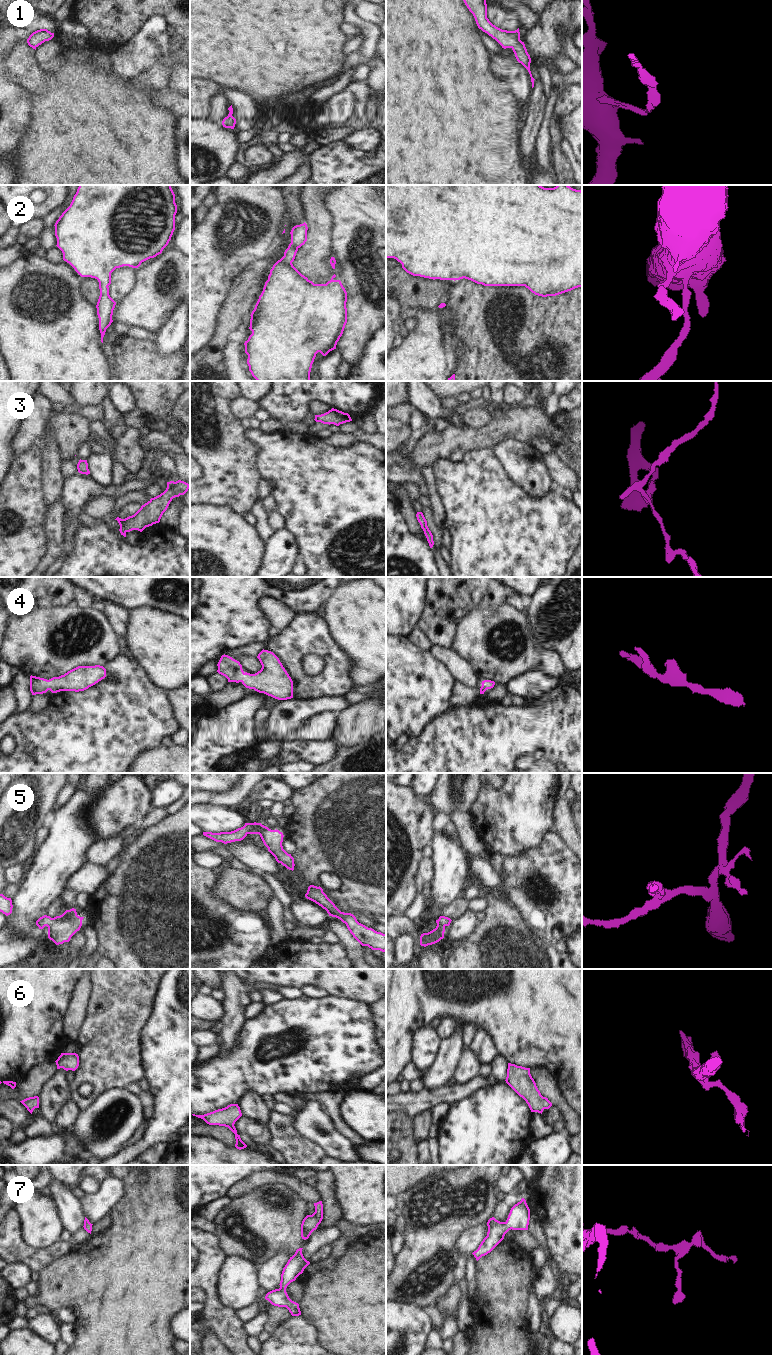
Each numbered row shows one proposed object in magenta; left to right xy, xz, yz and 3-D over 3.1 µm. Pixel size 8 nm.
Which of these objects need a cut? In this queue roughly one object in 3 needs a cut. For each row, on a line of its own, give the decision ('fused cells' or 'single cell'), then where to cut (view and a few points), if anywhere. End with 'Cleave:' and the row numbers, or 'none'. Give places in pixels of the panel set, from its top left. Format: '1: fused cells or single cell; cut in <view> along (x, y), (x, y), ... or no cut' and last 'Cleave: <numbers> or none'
1: single cell; no cut
2: single cell; no cut
3: single cell; no cut
4: single cell; no cut
5: single cell; no cut
6: single cell; no cut
7: single cell; no cut
Cleave: none

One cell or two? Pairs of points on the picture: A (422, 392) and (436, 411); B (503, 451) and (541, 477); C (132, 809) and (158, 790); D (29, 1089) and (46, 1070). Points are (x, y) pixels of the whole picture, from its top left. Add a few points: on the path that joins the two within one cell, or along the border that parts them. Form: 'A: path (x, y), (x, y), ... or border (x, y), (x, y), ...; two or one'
A: path (423, 397), (432, 406); one
B: path (512, 453), (532, 473); one
C: border (150, 790), (151, 803); two
D: path (32, 1084), (41, 1075); one

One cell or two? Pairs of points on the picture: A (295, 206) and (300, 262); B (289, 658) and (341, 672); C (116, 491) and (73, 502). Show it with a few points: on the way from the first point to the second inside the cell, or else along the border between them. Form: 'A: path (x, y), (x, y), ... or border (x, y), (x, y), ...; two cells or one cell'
A: border (300, 198), (305, 221); two cells
B: path (302, 649), (319, 649), (329, 659); one cell
C: path (105, 490), (84, 491); one cell

